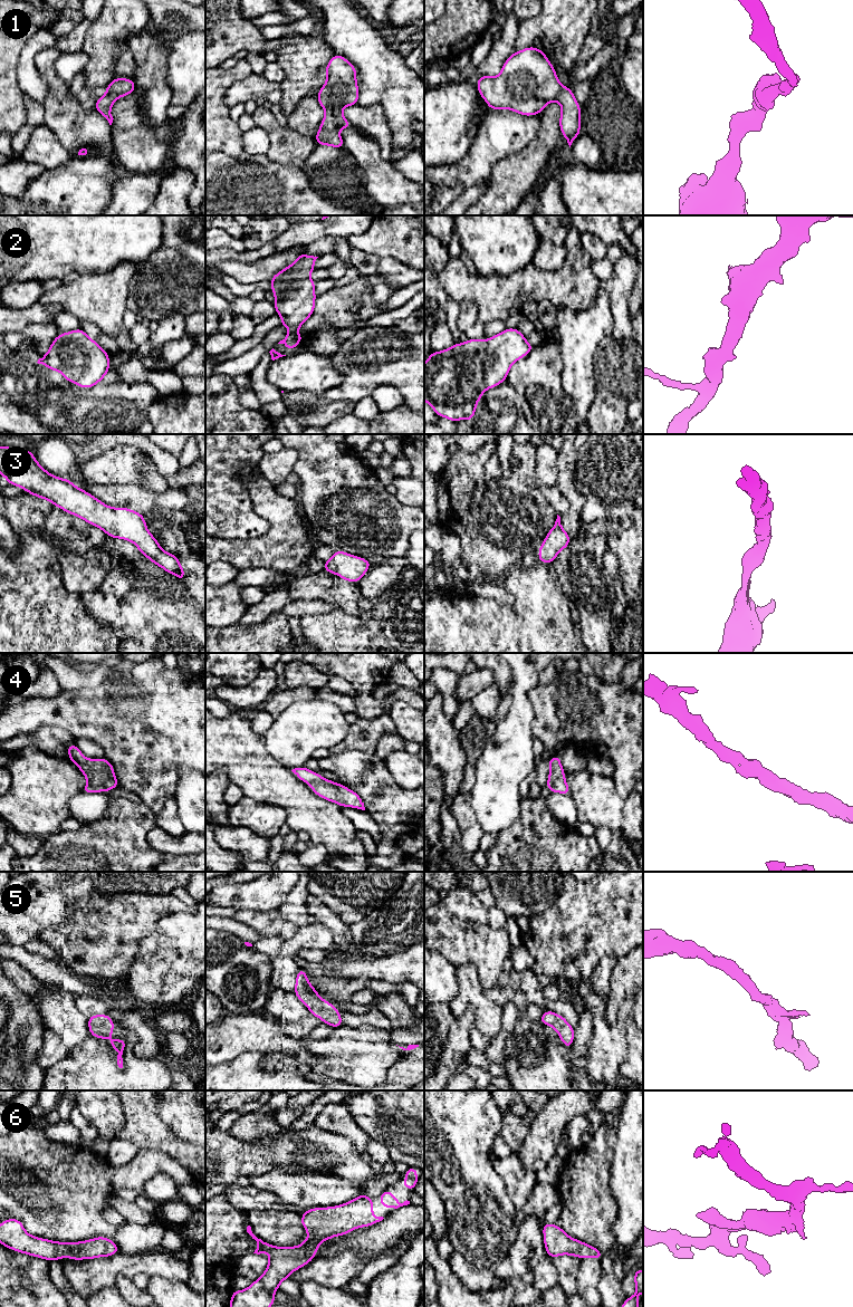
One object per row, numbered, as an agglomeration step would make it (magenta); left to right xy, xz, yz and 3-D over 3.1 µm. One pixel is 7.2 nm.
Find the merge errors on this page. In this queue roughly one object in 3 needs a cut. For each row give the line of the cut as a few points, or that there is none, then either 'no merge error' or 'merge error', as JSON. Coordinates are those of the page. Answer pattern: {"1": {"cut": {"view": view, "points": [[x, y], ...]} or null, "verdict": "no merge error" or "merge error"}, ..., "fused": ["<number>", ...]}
{"1": {"cut": null, "verdict": "no merge error"}, "2": {"cut": null, "verdict": "no merge error"}, "3": {"cut": null, "verdict": "no merge error"}, "4": {"cut": null, "verdict": "no merge error"}, "5": {"cut": null, "verdict": "no merge error"}, "6": {"cut": null, "verdict": "no merge error"}, "fused": []}

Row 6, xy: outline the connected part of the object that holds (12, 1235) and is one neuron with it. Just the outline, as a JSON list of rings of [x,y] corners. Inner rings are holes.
[[[11,1218],[0,1223],[0,1244],[49,1261],[68,1257],[73,1260],[88,1260],[118,1253],[115,1241],[106,1237],[95,1237],[78,1242],[59,1242],[29,1234],[20,1220]]]

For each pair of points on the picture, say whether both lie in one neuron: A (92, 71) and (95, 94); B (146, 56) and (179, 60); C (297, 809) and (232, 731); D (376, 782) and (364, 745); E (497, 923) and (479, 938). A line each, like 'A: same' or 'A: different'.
A: different
B: different
C: same
D: different
E: different

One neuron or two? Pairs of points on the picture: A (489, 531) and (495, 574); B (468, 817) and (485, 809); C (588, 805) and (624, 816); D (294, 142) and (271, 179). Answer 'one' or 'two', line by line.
A: one
B: two
C: one
D: two

